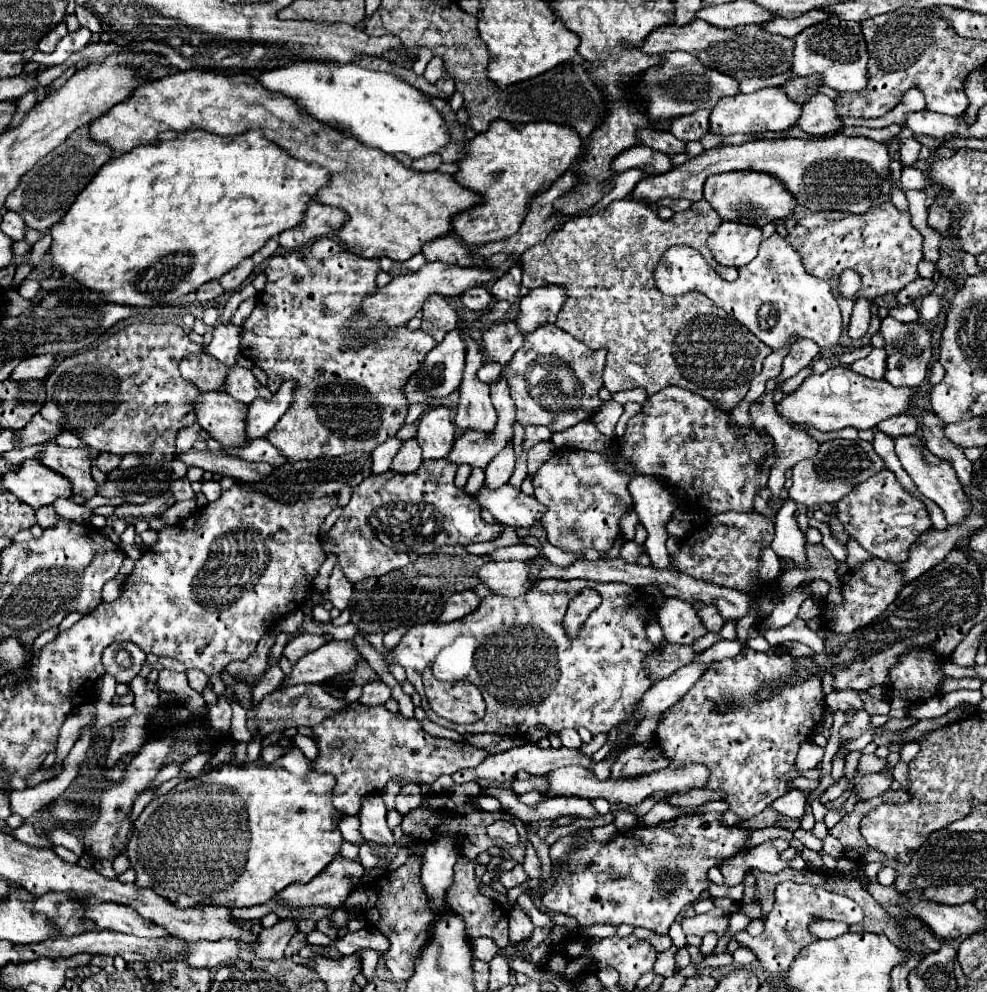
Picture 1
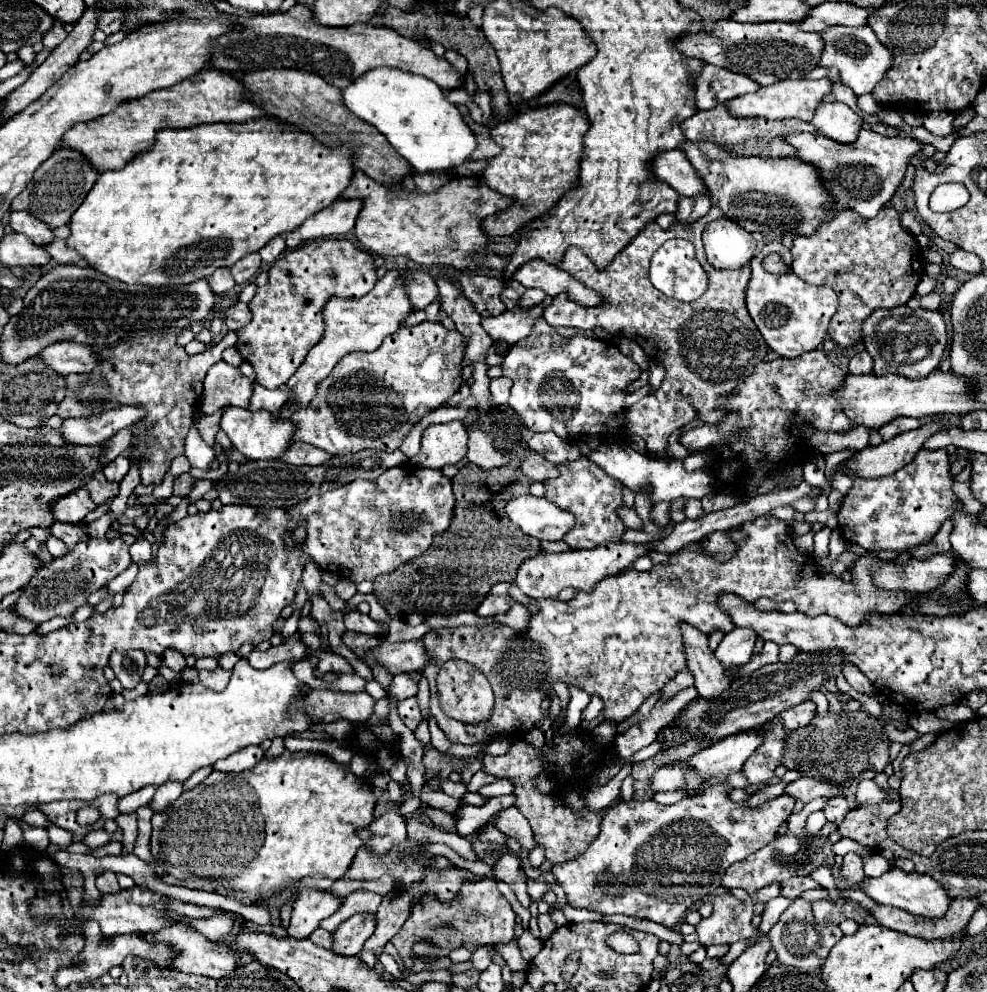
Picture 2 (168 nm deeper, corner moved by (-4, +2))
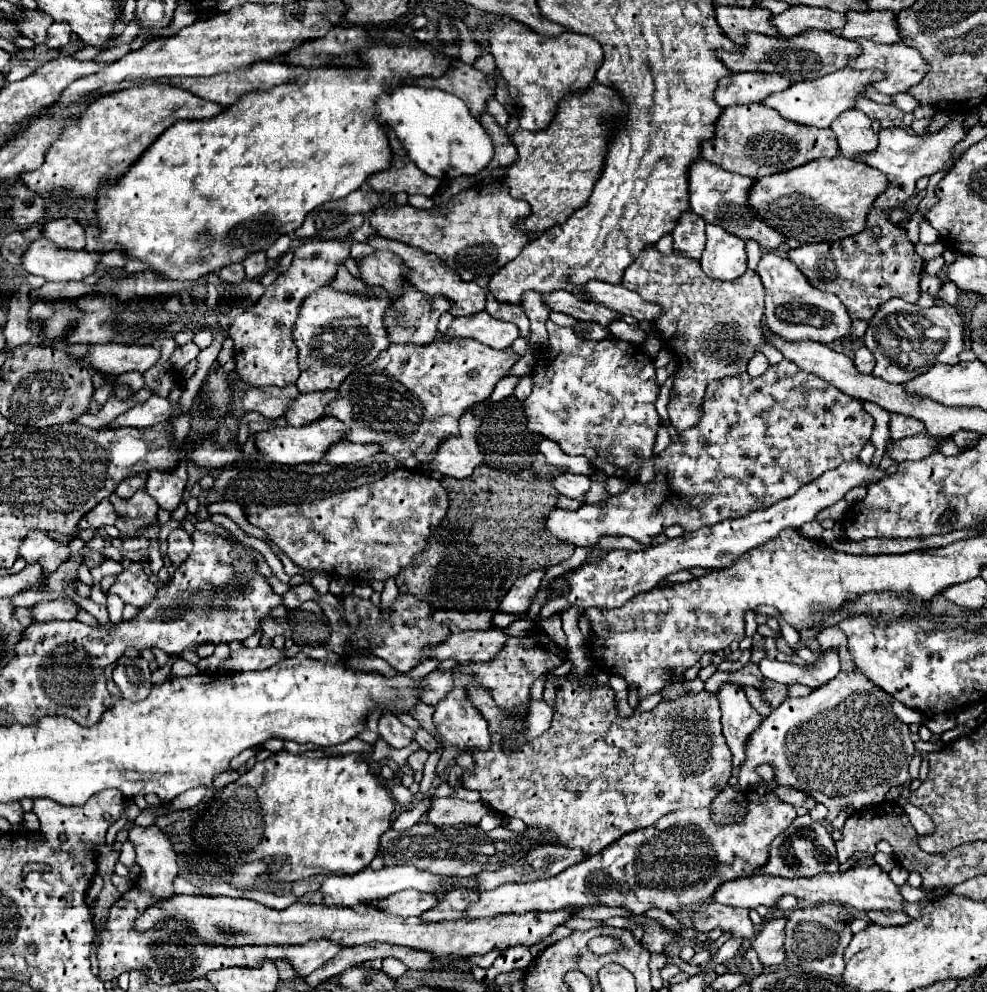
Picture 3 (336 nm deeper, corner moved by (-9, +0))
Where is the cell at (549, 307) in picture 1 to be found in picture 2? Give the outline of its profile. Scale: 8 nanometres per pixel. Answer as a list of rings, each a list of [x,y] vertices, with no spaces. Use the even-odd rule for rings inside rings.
[[[543,304],[533,306],[529,310],[523,308],[513,308],[503,312],[501,316],[491,316],[491,318],[483,318],[483,330],[493,338],[493,340],[503,340],[509,346],[513,346],[515,342],[523,340],[529,336],[533,322],[543,316]]]

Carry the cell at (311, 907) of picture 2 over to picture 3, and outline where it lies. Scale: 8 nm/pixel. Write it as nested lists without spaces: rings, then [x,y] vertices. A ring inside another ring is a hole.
[[[384,866],[382,870],[374,872],[370,868],[354,874],[354,876],[328,876],[322,886],[322,902],[326,906],[356,906],[356,904],[370,904],[374,900],[384,900],[396,892],[402,890],[420,890],[420,892],[434,892],[436,888],[444,886],[444,888],[452,888],[452,886],[472,886],[474,880],[466,878],[466,880],[458,880],[458,878],[442,878],[442,876],[430,876],[430,872],[418,872],[416,868],[410,866]]]

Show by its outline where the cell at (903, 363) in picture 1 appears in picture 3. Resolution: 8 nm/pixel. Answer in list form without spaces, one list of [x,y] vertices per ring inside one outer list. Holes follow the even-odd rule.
[[[892,298],[878,308],[878,312],[870,318],[868,330],[864,334],[866,348],[876,358],[874,376],[890,382],[904,384],[910,376],[920,376],[928,372],[934,364],[956,364],[958,354],[964,348],[964,320],[956,306],[932,306],[920,308],[918,304],[910,304],[902,298]]]

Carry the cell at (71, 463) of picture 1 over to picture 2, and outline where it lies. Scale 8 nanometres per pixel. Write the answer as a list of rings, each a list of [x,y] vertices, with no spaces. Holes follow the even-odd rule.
[[[97,472],[93,476],[93,480],[85,480],[85,484],[87,484],[87,488],[91,492],[91,498],[93,498],[93,502],[97,506],[105,504],[105,502],[109,502],[109,500],[113,500],[113,498],[119,496],[119,486],[115,482],[109,482],[103,476],[103,472]]]

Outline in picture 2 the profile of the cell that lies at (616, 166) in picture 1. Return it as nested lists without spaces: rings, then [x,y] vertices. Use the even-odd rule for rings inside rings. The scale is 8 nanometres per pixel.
[[[669,150],[657,154],[655,162],[651,164],[653,172],[659,180],[667,182],[673,190],[677,190],[681,196],[699,196],[707,190],[703,178],[697,174],[697,170],[691,166],[683,150]]]

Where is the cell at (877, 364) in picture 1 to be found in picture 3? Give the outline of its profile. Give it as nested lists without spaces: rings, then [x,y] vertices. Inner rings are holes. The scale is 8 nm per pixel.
[[[858,348],[856,350],[856,356],[854,356],[854,366],[858,372],[862,374],[872,374],[872,368],[874,368],[874,356],[870,354],[868,348]]]

